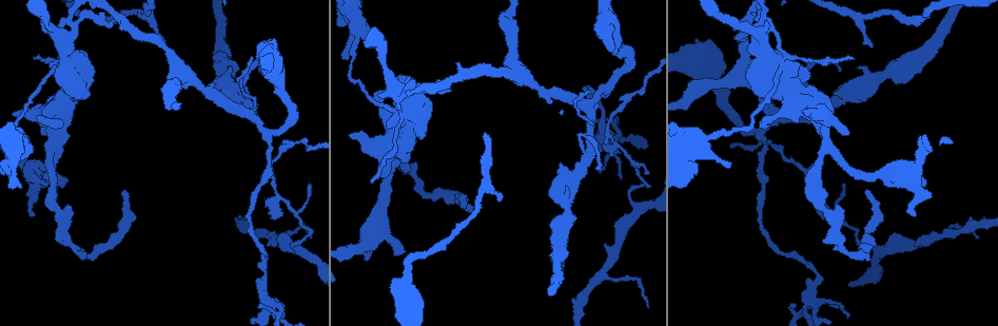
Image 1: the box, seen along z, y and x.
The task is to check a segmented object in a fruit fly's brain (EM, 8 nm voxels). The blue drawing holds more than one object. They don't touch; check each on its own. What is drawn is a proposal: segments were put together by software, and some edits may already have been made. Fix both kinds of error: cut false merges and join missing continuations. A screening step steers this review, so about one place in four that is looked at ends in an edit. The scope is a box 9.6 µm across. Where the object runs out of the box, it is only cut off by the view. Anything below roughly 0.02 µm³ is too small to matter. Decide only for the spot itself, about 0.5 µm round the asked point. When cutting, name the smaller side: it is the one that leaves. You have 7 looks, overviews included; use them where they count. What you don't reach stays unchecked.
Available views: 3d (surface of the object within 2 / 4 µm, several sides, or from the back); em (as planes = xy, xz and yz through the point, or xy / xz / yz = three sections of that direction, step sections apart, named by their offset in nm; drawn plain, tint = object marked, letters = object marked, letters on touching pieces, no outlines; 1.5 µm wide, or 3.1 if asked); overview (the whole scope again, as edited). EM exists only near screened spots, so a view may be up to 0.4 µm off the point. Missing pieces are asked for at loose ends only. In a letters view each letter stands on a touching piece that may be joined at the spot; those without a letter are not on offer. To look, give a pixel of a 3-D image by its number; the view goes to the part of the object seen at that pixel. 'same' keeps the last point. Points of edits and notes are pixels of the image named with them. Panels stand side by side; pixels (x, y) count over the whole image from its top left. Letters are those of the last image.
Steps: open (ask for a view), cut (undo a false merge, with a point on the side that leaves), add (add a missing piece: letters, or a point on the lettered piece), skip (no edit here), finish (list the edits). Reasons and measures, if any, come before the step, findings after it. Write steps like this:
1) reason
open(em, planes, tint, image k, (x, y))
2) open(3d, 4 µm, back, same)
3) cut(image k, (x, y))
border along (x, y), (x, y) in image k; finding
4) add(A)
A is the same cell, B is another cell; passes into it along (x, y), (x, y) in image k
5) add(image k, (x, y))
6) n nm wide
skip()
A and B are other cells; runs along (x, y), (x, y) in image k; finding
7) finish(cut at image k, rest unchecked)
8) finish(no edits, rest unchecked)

branch stops here
open(em, planes, letters, image 1, (722, 55))

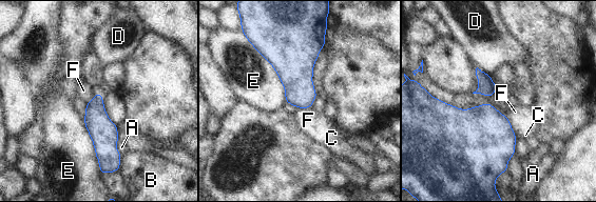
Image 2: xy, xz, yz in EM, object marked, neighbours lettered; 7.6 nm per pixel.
skip()
A, B, C, D, E and F are other cells; border along (296, 107), (310, 108) in image 2; no lettered piece goes on from it

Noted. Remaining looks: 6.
thin end
open(3d, 2 µm, image 1, (501, 199))

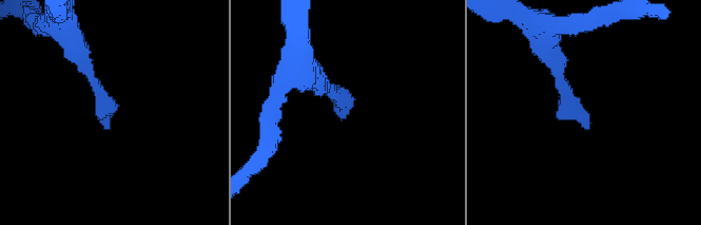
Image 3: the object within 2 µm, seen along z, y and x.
now the EM
open(em, planes, letters, image 3, (108, 128))

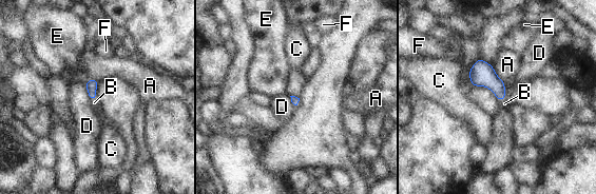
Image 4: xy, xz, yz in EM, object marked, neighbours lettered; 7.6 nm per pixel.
add(B)
B is the same cell, A, C, D, E and F are other cells; passes into it along (481, 74), (502, 99), (504, 103) in image 4; the neuron continues

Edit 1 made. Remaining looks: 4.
thin end
open(em, planes, letters, image 1, (839, 72))

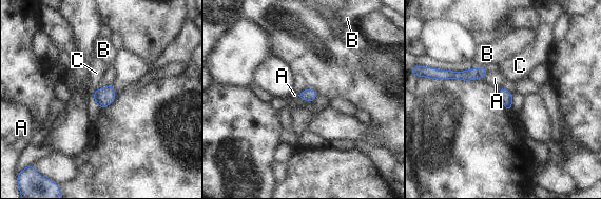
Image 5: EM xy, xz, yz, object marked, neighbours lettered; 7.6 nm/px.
skip()
A, B and C are other cells; border along (488, 72), (483, 79) in image 5; none of them fits

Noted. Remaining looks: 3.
finish(add at image 4, rest unchecked)

